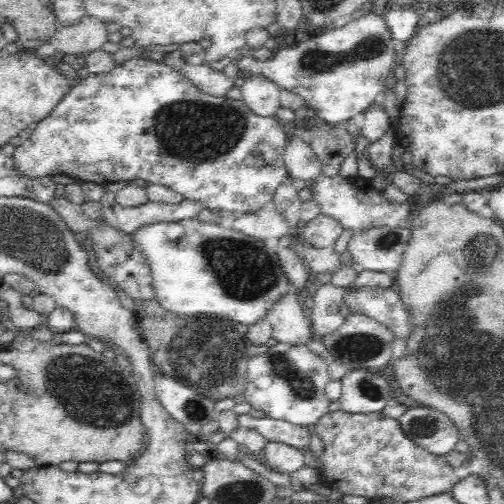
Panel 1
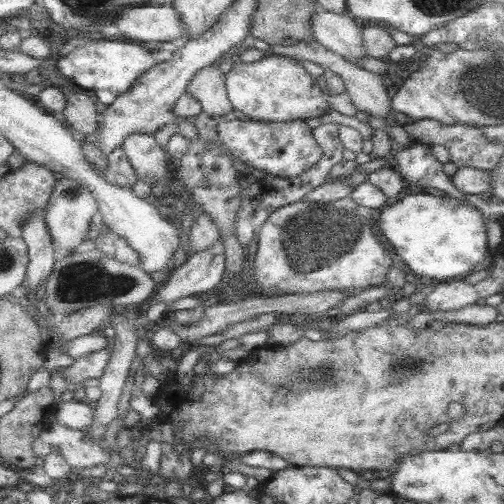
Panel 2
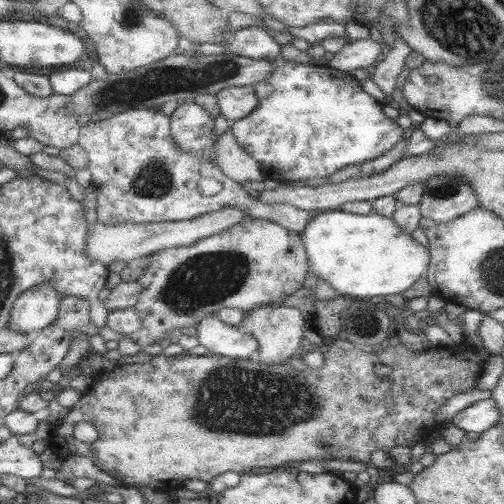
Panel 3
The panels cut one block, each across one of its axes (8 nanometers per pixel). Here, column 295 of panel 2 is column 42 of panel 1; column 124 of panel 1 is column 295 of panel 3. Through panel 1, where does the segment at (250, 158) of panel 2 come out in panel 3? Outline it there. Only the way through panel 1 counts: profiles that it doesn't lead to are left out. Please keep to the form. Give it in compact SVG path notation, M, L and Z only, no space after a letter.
M275 58L271 60L271 66L273 70L265 76L265 80L251 86L257 98L257 106L245 118L229 126L235 142L257 162L265 180L269 178L285 184L291 180L305 182L307 178L329 178L333 172L345 166L369 162L383 156L407 136L407 132L401 130L395 120L383 116L381 104L365 94L361 84L349 74L327 68L325 62L305 66Z

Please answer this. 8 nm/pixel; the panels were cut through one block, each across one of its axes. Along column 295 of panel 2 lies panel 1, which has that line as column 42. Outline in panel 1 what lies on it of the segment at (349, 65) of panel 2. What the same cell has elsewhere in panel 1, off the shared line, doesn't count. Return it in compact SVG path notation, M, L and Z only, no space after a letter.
M84 16L78 26L58 30L48 42L34 50L34 54L44 62L56 54L66 54L68 62L82 60L86 54L100 50L108 42L108 36L104 22Z

